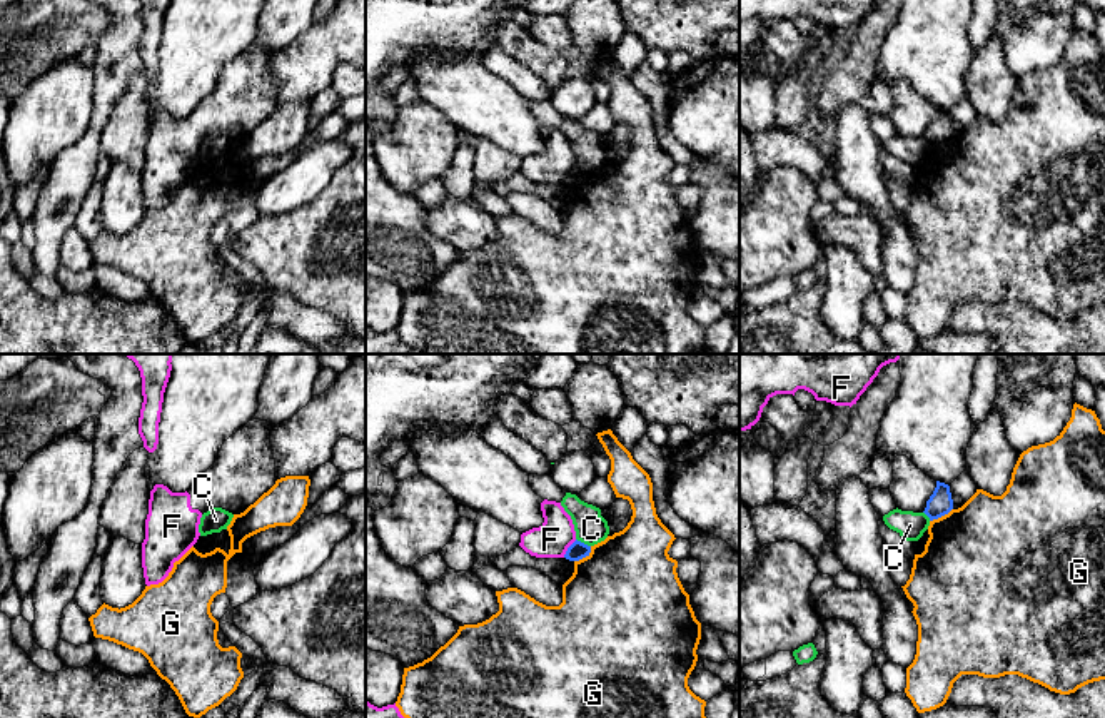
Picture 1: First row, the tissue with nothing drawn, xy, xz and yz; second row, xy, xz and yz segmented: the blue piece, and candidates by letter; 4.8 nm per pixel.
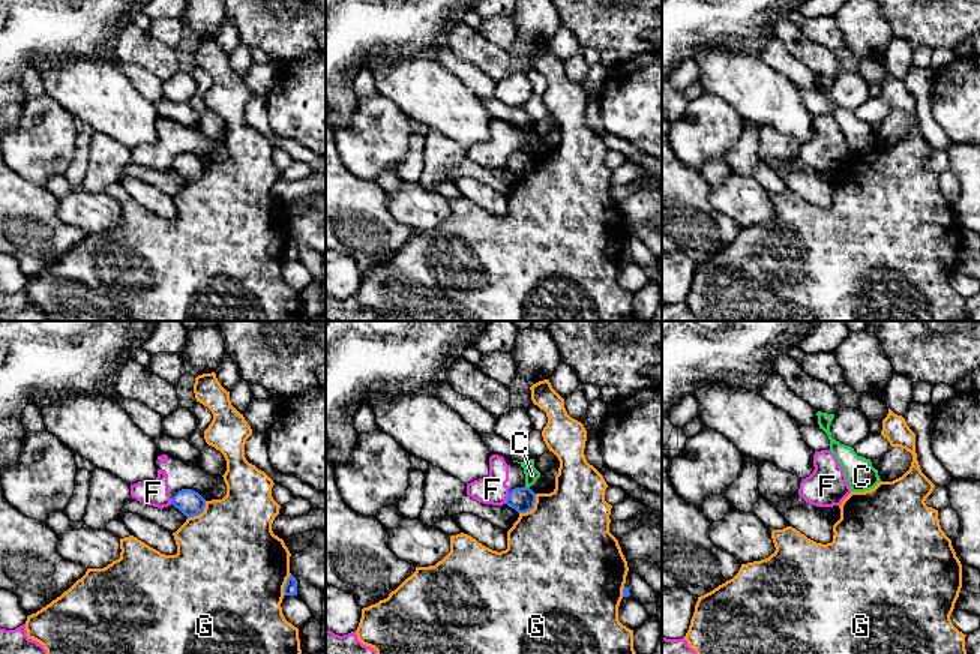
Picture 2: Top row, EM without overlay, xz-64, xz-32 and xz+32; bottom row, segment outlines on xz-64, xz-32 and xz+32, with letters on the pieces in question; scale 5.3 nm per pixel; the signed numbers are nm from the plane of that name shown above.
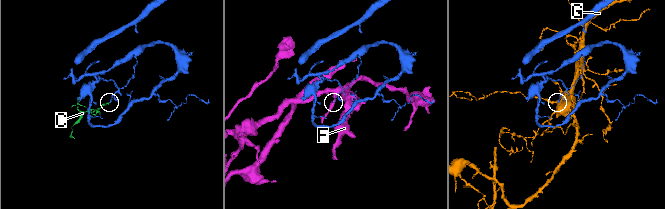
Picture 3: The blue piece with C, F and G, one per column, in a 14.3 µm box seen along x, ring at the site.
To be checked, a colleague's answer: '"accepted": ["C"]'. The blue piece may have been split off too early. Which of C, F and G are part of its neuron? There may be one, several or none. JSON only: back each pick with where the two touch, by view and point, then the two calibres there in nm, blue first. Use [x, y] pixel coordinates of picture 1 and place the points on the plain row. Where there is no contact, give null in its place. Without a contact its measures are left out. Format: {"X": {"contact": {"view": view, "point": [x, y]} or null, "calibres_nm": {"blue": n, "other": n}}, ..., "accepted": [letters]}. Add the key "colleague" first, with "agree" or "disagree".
{"colleague": "disagree", "accepted": []}

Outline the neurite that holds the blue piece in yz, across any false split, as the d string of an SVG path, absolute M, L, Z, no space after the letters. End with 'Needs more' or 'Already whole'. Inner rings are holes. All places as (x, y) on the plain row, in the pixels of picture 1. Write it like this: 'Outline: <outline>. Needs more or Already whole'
Outline: M936 107L936 114L930 122L930 125L926 127L926 134L923 139L930 144L930 147L933 147L948 140L951 135L953 135L953 125L950 112Z. Already whole

